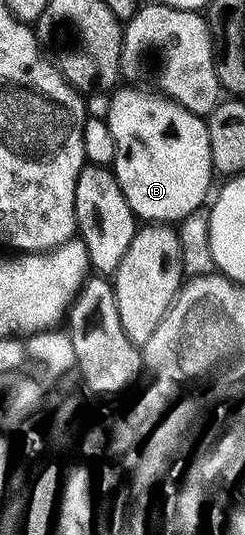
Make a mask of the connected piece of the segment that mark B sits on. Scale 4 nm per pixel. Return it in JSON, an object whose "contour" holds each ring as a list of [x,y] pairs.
{"contour":[[[141,87],[125,88],[129,89],[118,88],[110,96],[107,118],[111,139],[115,143],[111,168],[123,191],[123,199],[127,199],[133,216],[142,222],[180,223],[187,215],[191,215],[206,204],[210,196],[209,184],[212,183],[213,177],[215,178],[207,139],[206,118],[200,113],[192,113],[190,109],[185,109],[156,92],[146,91]]]}

